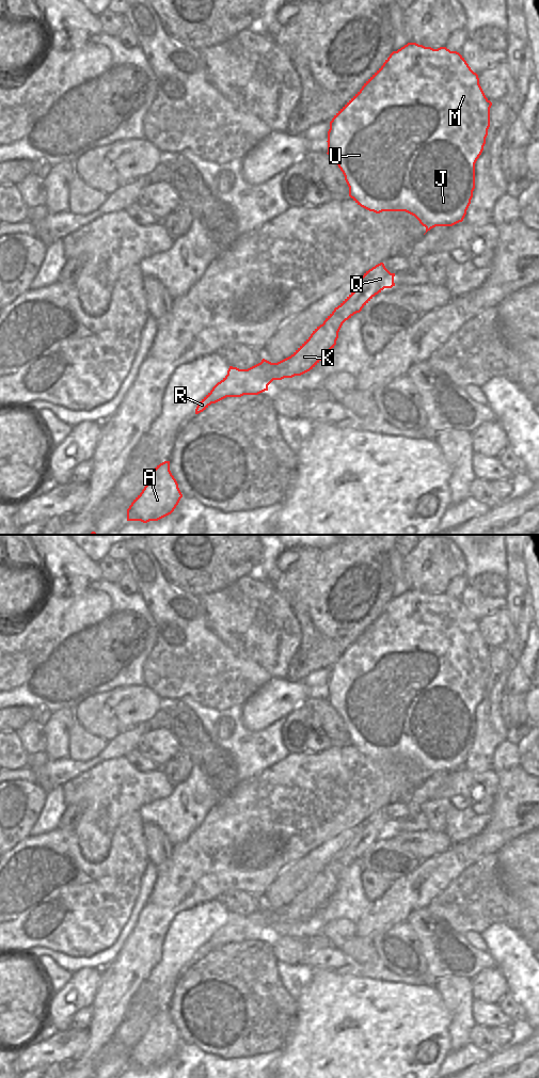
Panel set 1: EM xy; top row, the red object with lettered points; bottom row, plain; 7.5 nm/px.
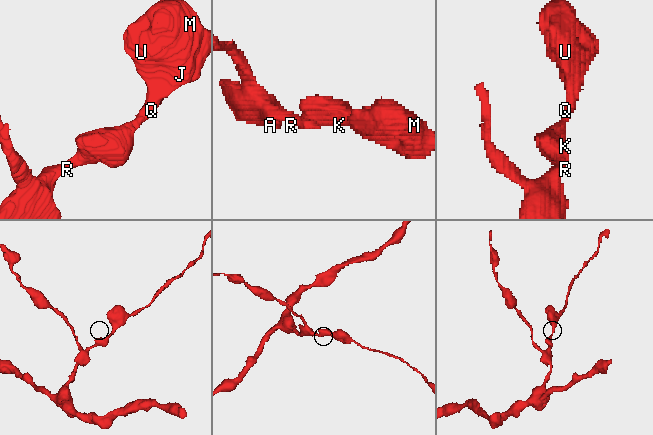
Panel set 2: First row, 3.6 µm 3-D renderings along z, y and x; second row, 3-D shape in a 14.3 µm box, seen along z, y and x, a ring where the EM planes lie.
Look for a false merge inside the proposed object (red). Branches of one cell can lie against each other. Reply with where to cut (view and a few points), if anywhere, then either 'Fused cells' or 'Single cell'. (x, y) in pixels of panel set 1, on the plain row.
No split. Single cell.

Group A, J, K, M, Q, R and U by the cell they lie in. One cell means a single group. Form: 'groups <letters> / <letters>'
groups A J K M Q R U

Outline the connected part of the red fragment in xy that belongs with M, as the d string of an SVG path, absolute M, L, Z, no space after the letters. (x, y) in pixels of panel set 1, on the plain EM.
M408 589L393 598L383 612L364 630L362 635L334 662L328 678L328 701L338 712L349 733L349 743L361 754L380 760L382 758L406 758L414 762L426 774L426 779L435 773L453 773L462 768L475 735L475 710L483 697L490 673L492 649L486 644L479 624L464 604L446 593L433 596L416 589Z

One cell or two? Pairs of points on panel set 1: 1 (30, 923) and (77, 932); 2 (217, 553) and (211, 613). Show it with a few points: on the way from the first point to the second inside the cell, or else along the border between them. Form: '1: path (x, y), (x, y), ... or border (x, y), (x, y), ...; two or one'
1: path (42, 918), (63, 918), (65, 920); one
2: border (237, 581), (219, 590), (197, 596); two

